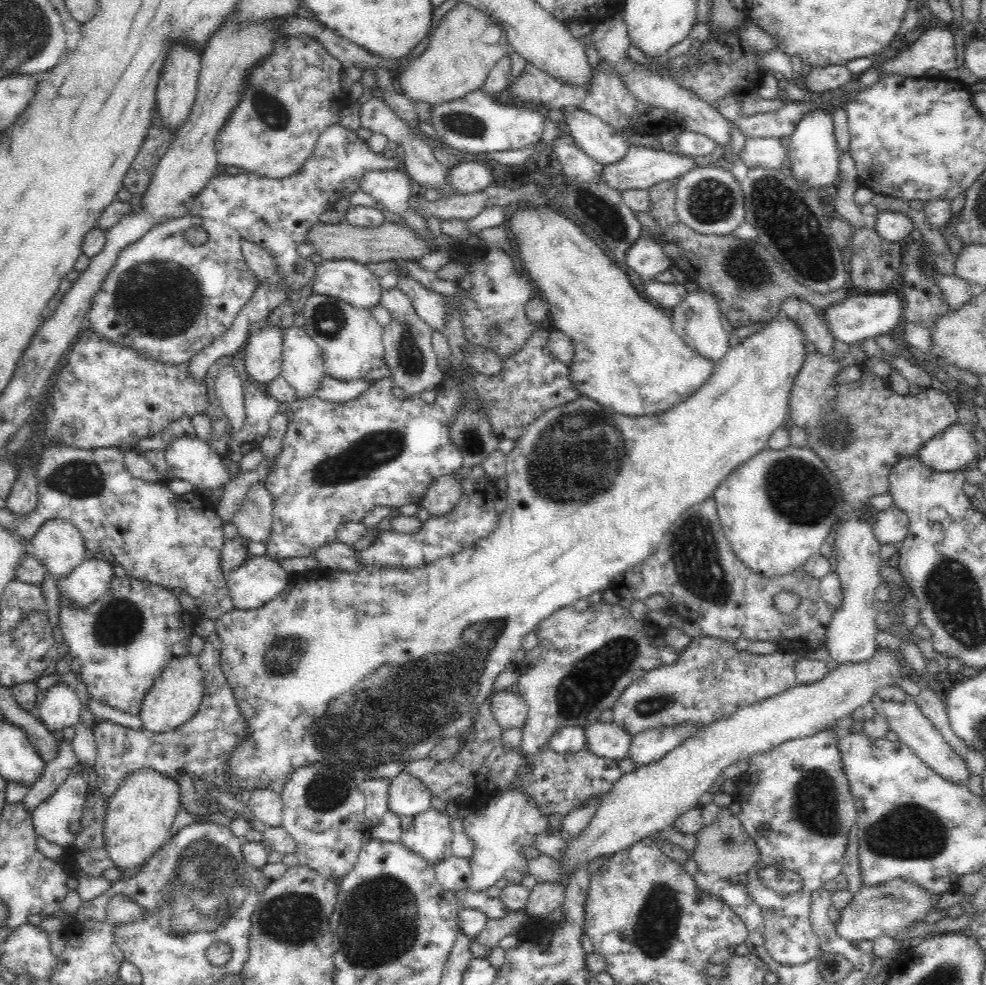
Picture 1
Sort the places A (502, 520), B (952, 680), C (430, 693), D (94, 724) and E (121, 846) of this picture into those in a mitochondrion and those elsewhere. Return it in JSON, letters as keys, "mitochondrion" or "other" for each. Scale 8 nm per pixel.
{"A":"other","B":"other","C":"mitochondrion","D":"other","E":"other"}

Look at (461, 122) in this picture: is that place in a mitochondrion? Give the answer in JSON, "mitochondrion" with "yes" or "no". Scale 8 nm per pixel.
{"mitochondrion":"yes"}

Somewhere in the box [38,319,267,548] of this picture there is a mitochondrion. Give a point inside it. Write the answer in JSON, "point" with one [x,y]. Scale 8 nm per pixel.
{"point":[77,478]}

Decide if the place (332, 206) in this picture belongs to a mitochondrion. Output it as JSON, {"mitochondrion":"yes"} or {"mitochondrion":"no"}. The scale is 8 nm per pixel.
{"mitochondrion":"no"}

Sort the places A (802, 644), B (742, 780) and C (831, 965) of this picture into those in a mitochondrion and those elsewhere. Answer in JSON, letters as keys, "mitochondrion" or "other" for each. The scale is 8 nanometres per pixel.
{"A":"other","B":"other","C":"mitochondrion"}

